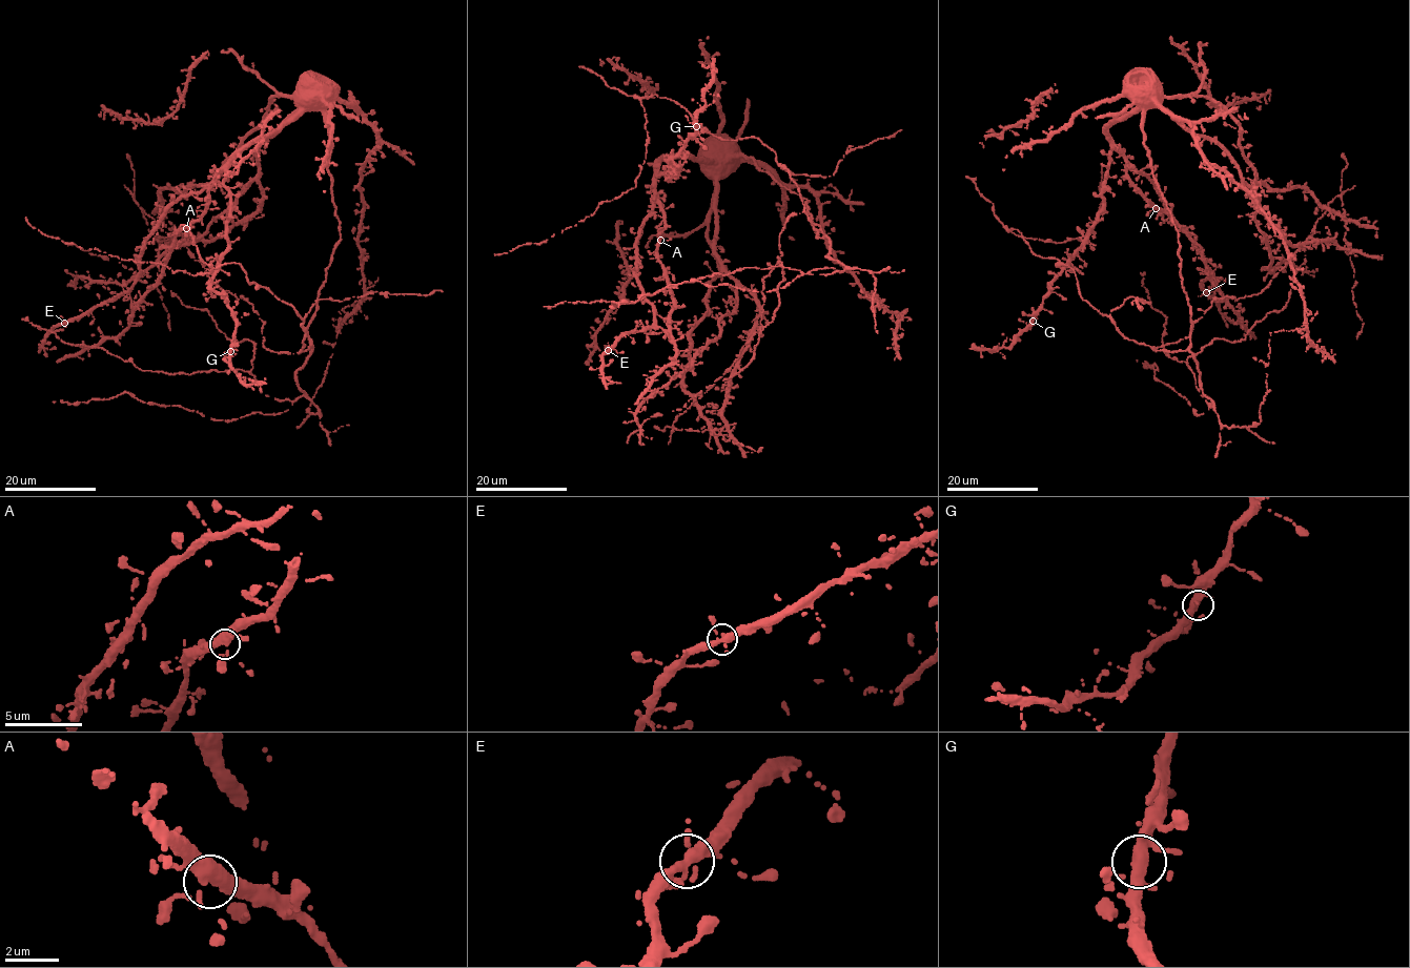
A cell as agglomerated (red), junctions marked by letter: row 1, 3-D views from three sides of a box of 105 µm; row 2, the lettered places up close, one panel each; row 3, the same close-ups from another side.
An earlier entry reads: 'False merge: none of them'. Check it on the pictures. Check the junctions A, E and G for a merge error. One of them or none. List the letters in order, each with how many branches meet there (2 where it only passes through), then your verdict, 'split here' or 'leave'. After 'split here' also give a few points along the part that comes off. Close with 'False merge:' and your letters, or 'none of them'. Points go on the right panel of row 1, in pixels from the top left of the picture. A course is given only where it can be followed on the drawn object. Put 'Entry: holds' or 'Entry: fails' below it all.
A: 3 | leave
E: 3 | leave
G: 3 | leave
False merge: none of them
Entry: holds

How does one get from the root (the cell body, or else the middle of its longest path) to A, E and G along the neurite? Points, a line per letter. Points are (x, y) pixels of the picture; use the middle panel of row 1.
A: (718, 139), (712, 145), (712, 159), (700, 161), (688, 156), (661, 160), (655, 188), (666, 221), (660, 240)
E: (718, 139), (712, 159), (661, 160), (635, 245), (655, 317), (608, 350)
G: (718, 139), (712, 159), (668, 158), (658, 176), (677, 176), (670, 159), (696, 126)

